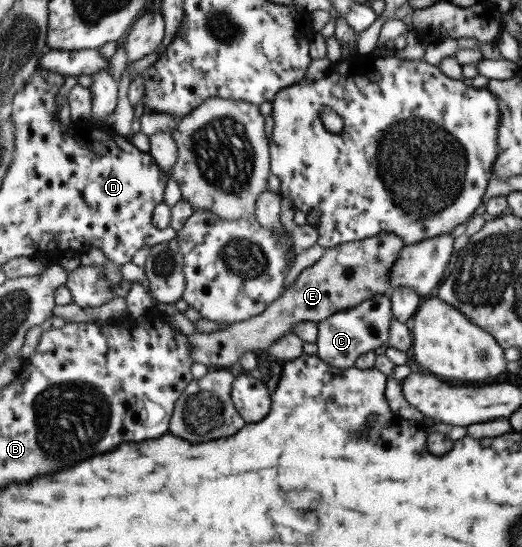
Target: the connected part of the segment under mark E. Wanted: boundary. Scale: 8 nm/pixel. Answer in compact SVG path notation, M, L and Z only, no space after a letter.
M384 232L369 239L351 241L333 248L327 248L321 260L317 264L303 270L297 277L297 280L287 288L280 298L259 316L254 316L246 321L232 323L229 328L222 328L215 332L198 332L197 334L189 335L194 362L203 363L207 366L212 364L218 366L218 368L229 367L231 364L240 362L241 357L249 351L260 352L268 350L281 337L292 333L293 324L297 324L297 322L309 320L318 324L322 320L333 316L333 314L337 314L337 312L359 306L359 304L375 298L377 295L391 294L390 272L405 245L406 242L397 234Z

